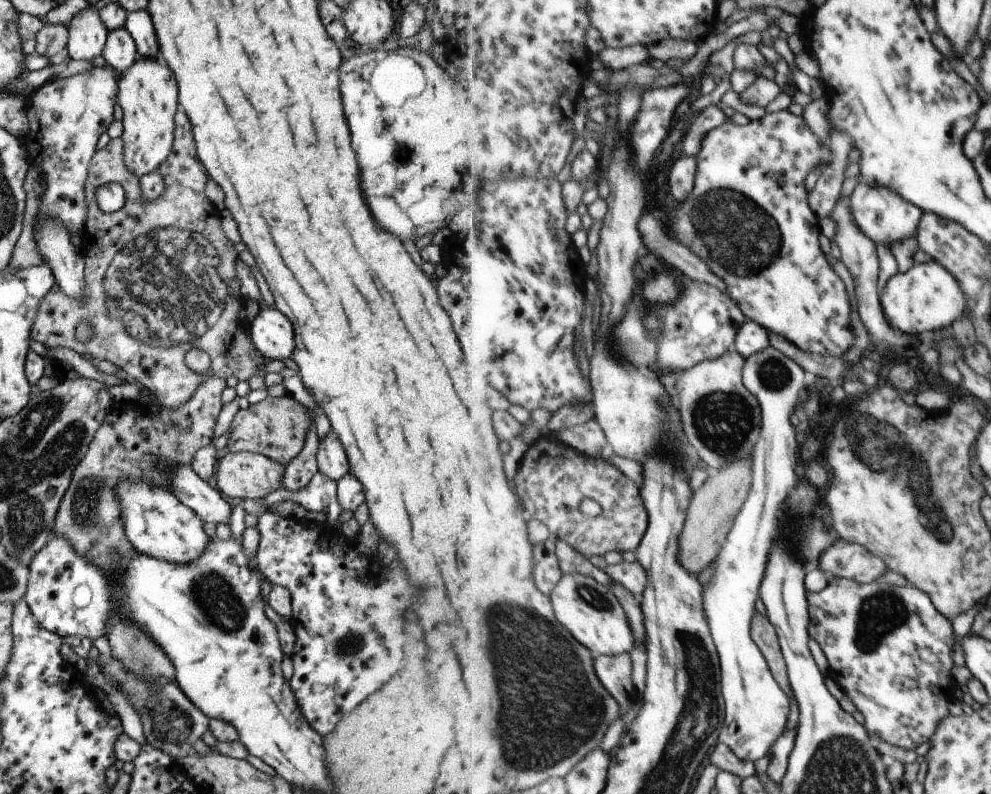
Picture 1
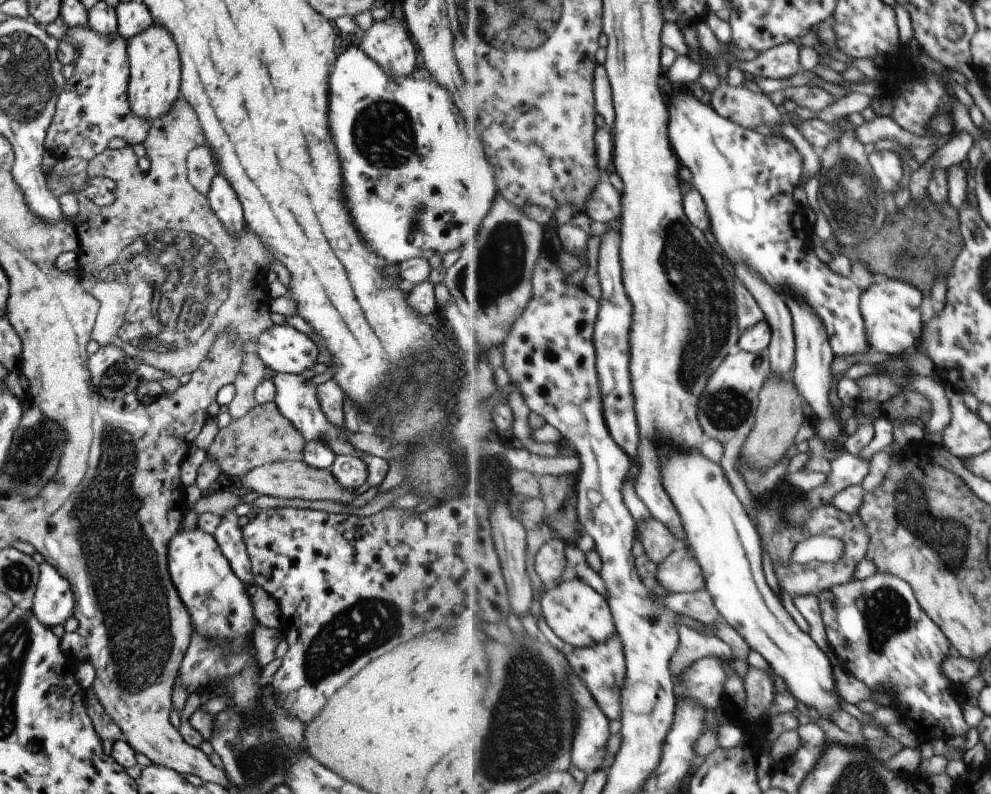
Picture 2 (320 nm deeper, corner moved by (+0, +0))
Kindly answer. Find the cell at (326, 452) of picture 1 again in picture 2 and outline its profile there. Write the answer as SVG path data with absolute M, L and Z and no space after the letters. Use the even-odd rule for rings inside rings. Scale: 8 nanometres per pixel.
M290 373L269 374L274 387L274 398L272 403L283 418L289 420L291 425L301 434L305 442L322 439L331 448L334 455L356 455L357 452L344 440L344 435L335 429L323 415L316 398L316 386L299 375Z

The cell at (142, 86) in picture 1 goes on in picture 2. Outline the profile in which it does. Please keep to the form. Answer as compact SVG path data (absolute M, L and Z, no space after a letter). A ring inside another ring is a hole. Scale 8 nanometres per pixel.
M153 22L126 39L126 47L129 73L126 95L129 110L144 120L153 120L166 113L179 96L180 60L177 58L177 48L169 32Z

